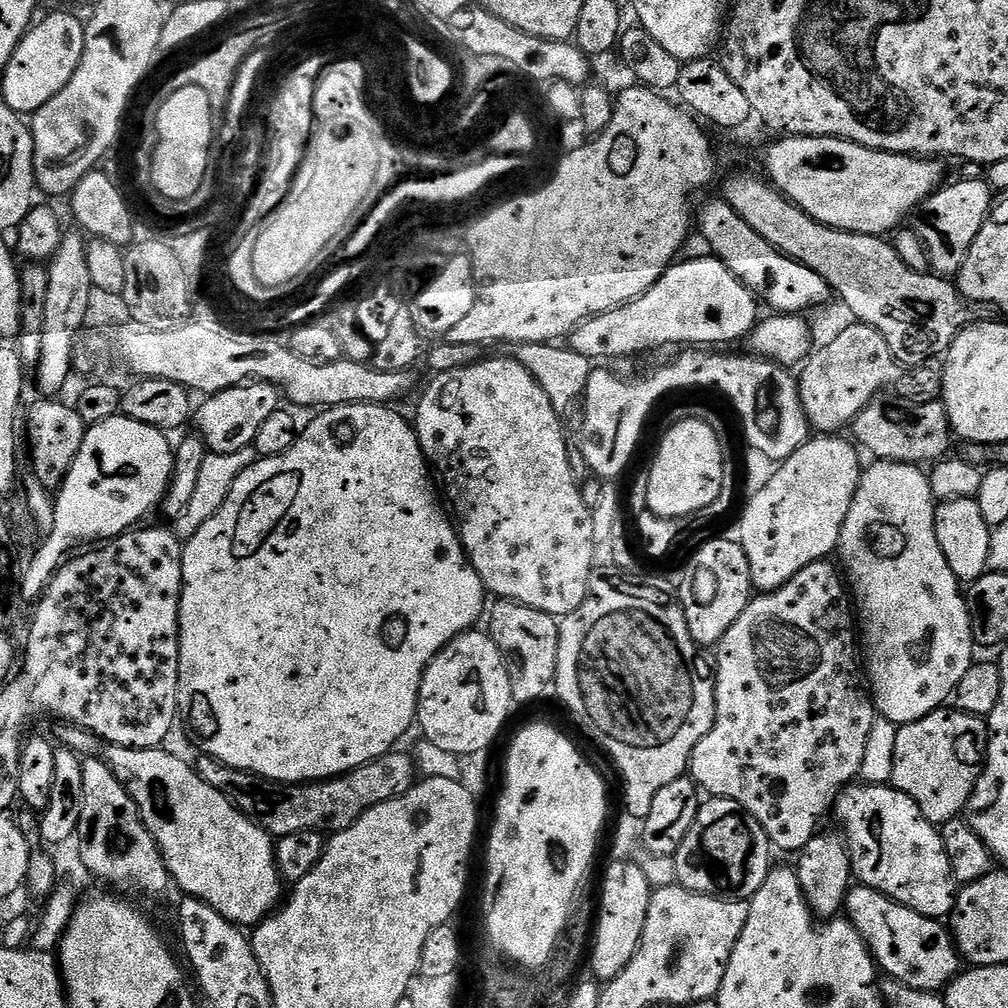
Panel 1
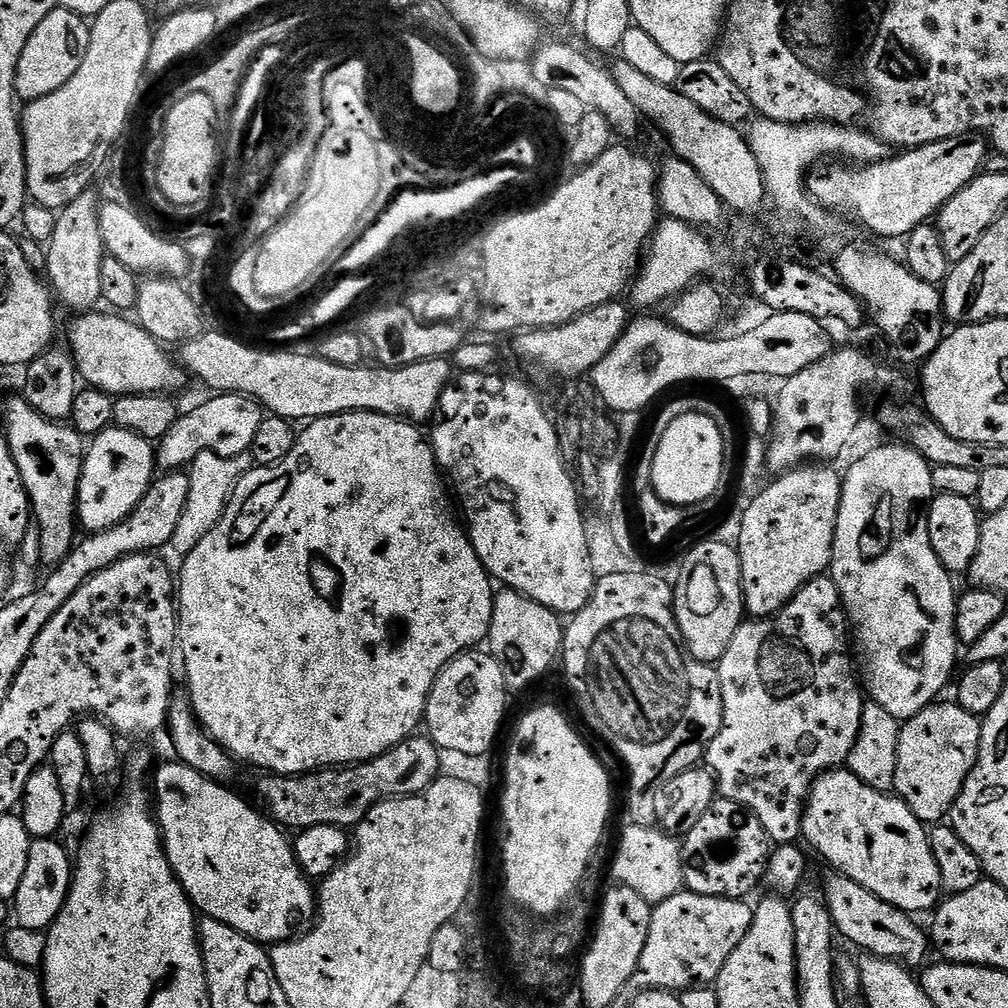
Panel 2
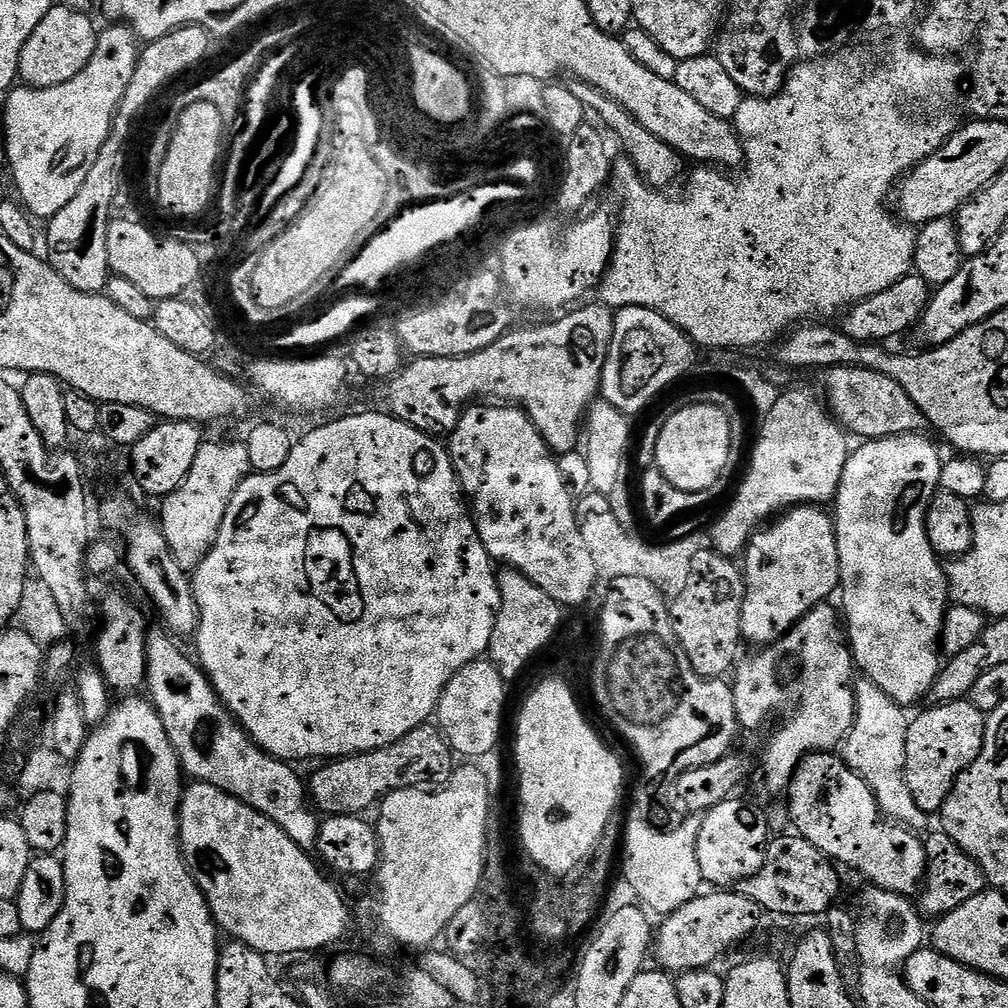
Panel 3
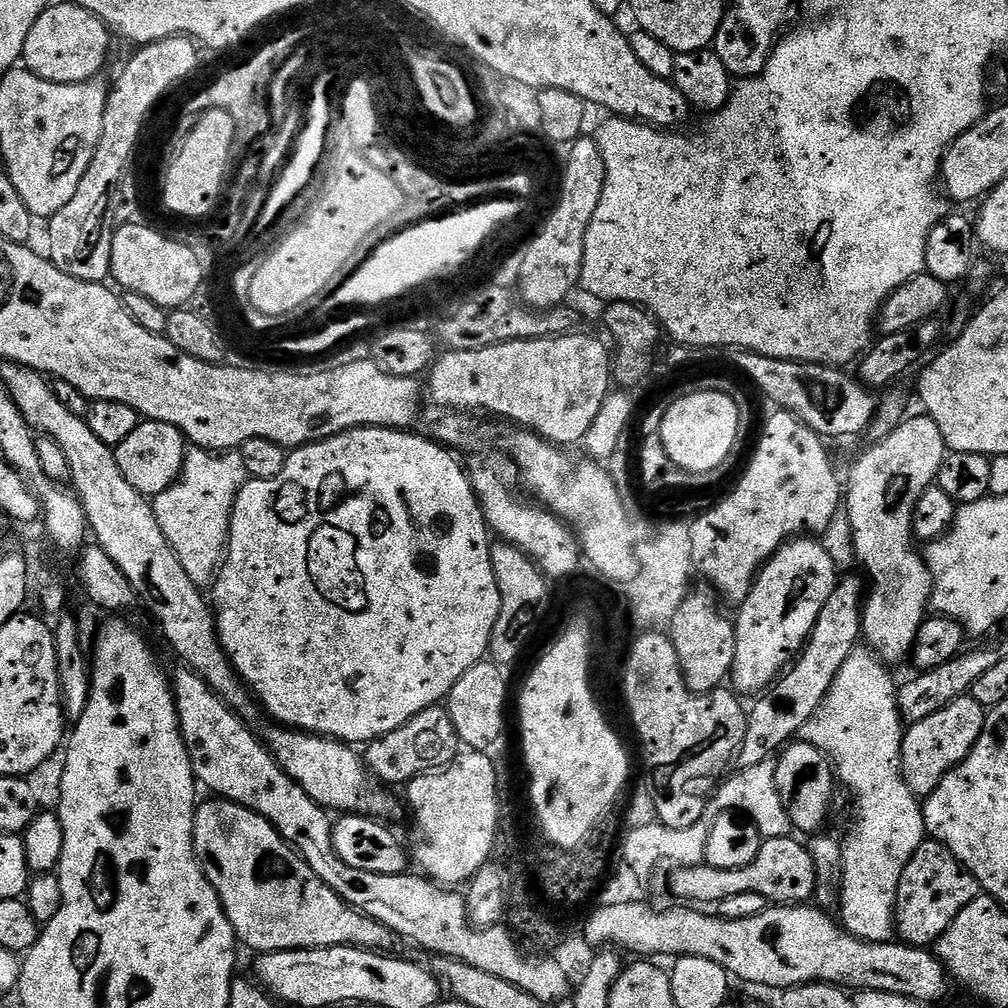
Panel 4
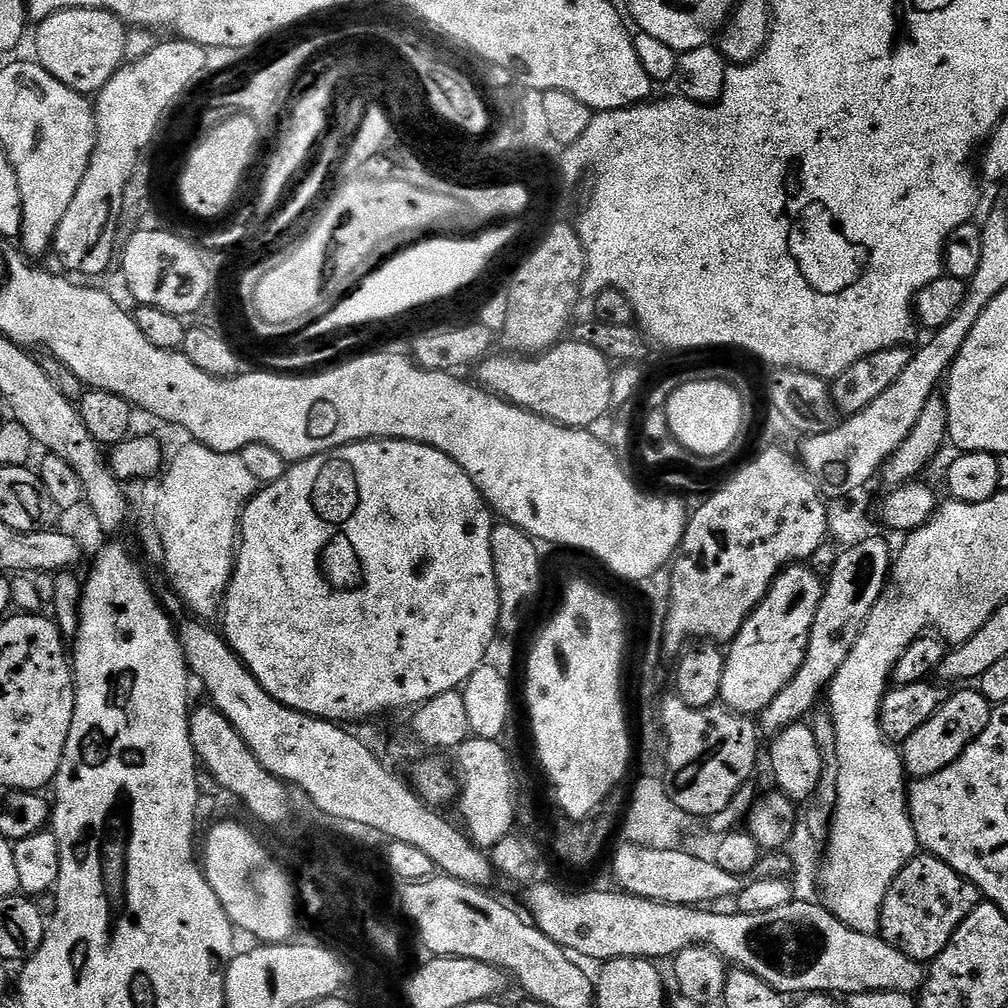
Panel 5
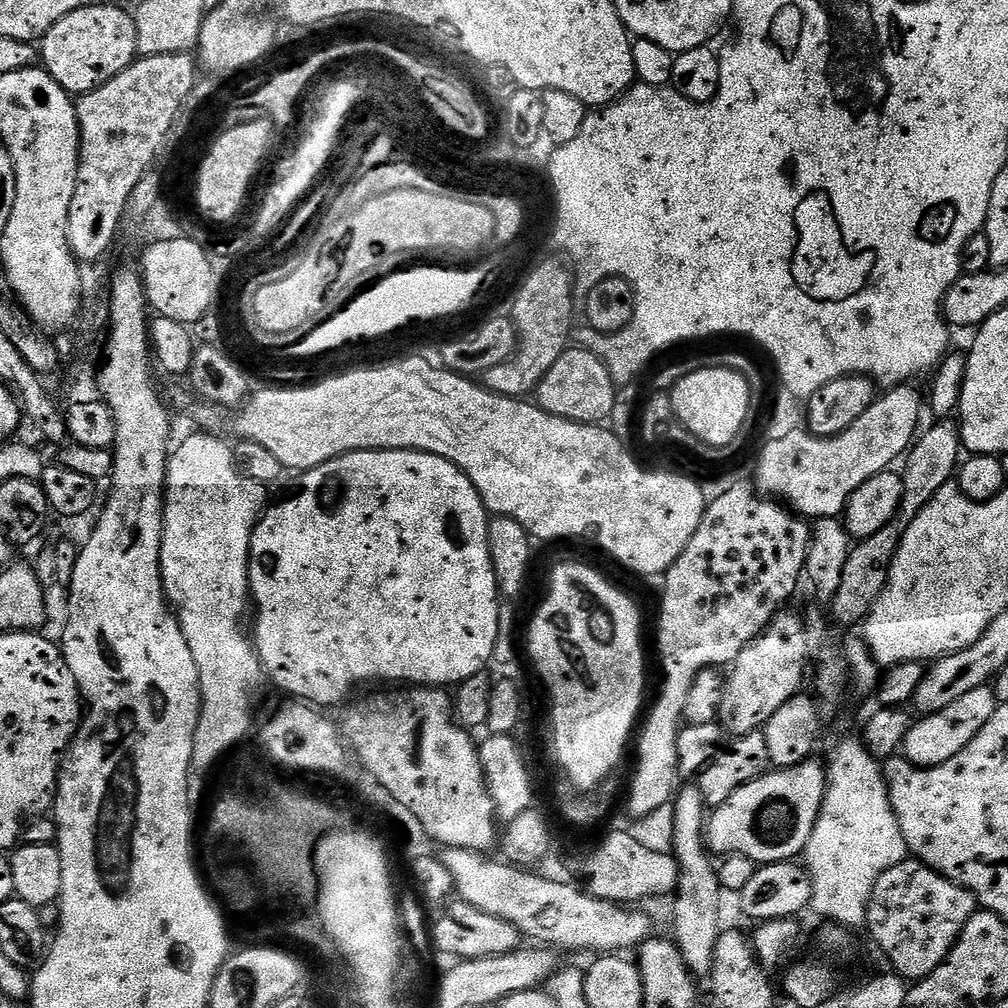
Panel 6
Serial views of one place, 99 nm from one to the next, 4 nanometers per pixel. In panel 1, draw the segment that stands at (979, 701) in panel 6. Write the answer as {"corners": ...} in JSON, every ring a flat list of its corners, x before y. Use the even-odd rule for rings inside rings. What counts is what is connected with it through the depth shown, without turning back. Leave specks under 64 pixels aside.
{"corners":[[945,706,931,712,926,718,897,727,890,784,902,794,914,798,918,810,922,810,931,824,943,826,948,820,957,819,967,809,987,758,987,723,981,717]]}

